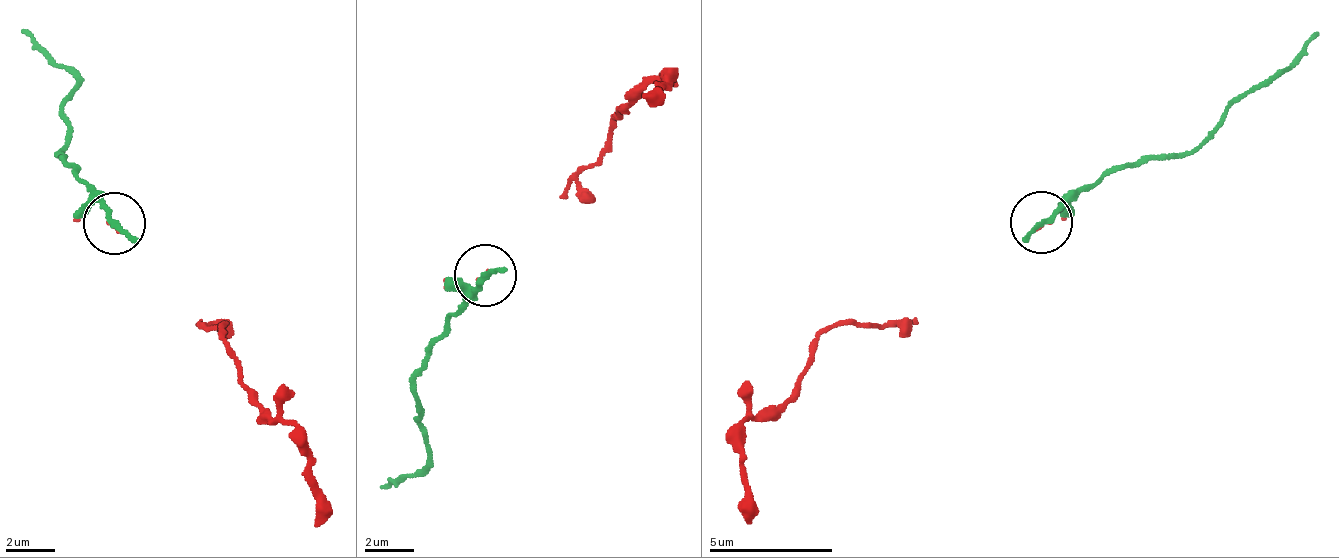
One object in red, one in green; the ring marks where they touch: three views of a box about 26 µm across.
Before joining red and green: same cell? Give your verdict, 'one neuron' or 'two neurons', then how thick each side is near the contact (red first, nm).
one neuron | 80/180 nm

